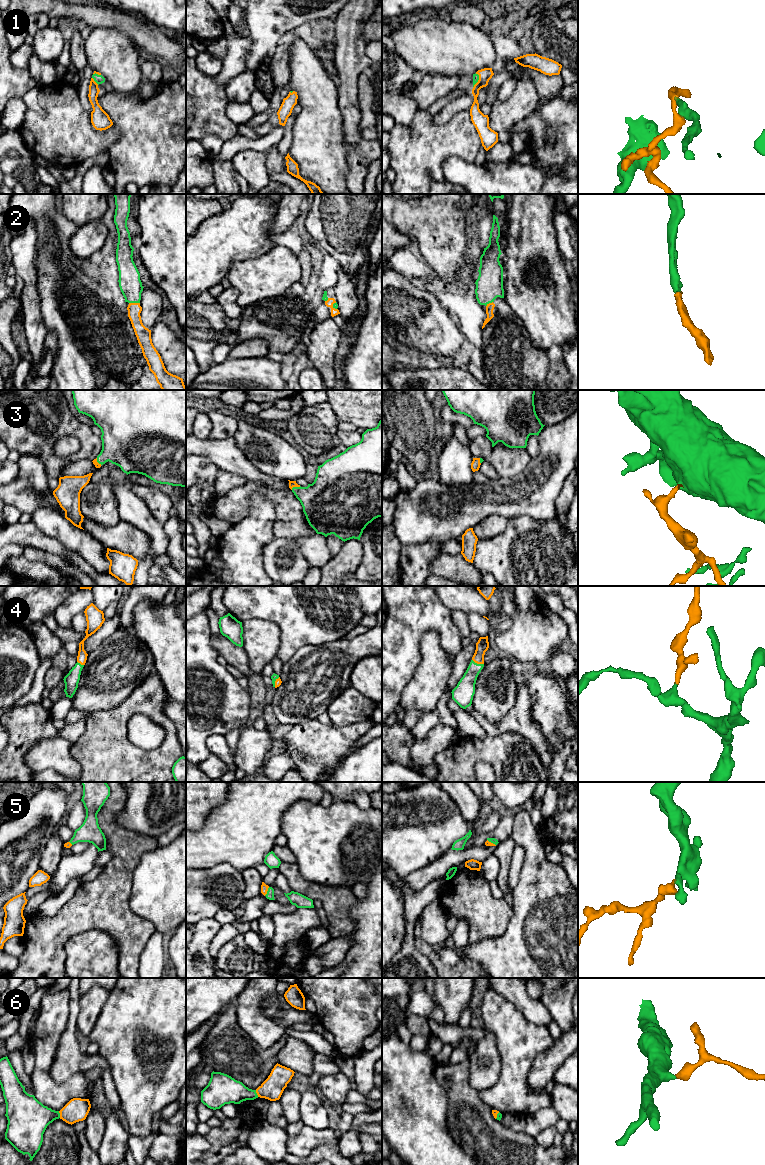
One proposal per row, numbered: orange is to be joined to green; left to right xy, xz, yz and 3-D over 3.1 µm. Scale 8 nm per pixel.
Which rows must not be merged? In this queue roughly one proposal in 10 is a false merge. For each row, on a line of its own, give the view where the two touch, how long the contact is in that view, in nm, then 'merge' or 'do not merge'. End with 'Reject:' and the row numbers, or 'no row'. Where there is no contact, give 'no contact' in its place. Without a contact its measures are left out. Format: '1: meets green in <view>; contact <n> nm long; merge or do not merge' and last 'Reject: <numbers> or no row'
1: meets green in xy; contact 80 nm long; merge
2: meets green in xy; contact 90 nm long; merge
3: meets green in xz; contact 80 nm long; merge
4: meets green in yz; contact 100 nm long; merge
5: meets green in xz; contact 80 nm long; merge
6: meets green in xy; contact 60 nm long; merge
Reject: no row

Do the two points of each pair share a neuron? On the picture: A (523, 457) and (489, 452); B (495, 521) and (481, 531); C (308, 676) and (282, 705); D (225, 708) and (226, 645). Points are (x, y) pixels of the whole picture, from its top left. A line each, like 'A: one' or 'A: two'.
A: one
B: one
C: one
D: two

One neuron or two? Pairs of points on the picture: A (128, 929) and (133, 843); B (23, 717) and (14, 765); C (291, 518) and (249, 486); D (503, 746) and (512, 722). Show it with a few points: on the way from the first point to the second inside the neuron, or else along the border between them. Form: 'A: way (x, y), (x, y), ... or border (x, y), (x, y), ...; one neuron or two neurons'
A: way (120, 908), (120, 868), (122, 864); one neuron
B: way (23, 729), (21, 739), (14, 746), (14, 753); one neuron
C: way (285, 506), (271, 492), (261, 488); one neuron
D: border (487, 734), (494, 735), (515, 731), (529, 744); two neurons

